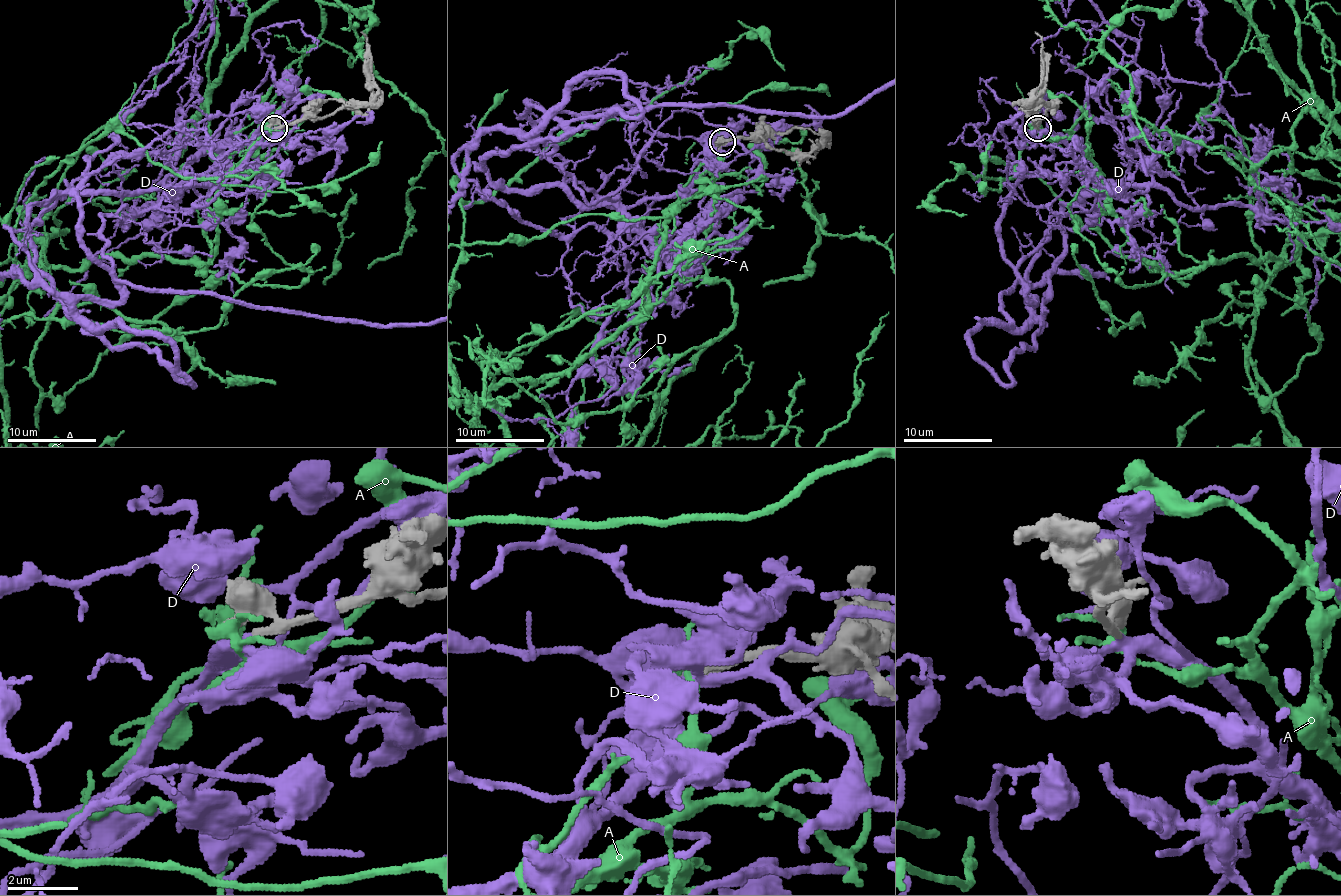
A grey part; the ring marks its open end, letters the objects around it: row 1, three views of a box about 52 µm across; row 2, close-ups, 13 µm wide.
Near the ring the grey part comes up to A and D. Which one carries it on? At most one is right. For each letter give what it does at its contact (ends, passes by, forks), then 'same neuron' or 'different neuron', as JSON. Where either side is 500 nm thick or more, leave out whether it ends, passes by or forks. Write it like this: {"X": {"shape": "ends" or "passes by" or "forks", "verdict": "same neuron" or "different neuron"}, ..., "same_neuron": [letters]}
{"A": {"shape": "forks", "verdict": "different neuron"}, "D": {"shape": "forks", "verdict": "same neuron"}, "same_neuron": ["D"]}

